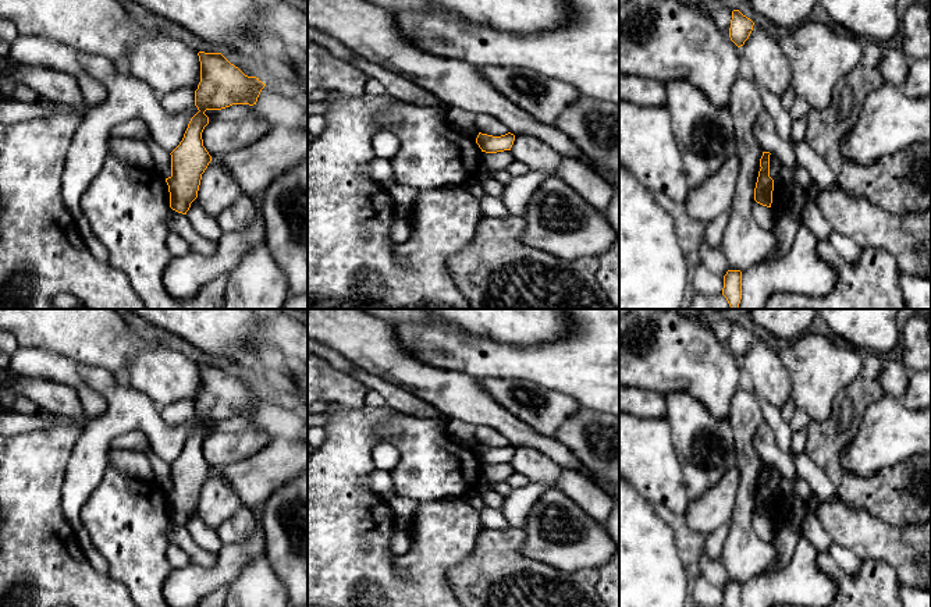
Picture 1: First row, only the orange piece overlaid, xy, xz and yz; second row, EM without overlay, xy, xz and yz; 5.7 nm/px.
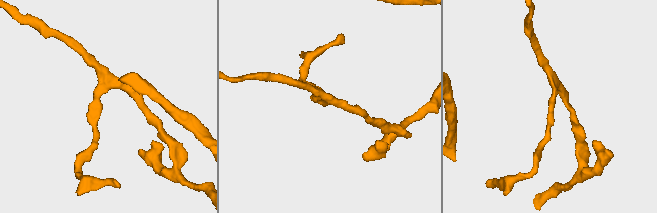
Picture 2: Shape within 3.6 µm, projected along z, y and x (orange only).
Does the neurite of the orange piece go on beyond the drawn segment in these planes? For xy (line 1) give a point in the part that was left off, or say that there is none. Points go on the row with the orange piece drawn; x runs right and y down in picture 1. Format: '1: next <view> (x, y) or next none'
1: next none

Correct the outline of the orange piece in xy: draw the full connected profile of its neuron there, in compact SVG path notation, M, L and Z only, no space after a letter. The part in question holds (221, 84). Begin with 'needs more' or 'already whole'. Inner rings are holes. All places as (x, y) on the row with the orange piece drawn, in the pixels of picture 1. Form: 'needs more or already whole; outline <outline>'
already whole; outline M199 52L200 82L195 90L198 113L191 118L180 145L171 155L171 175L166 178L170 207L186 214L198 198L202 174L212 161L203 146L202 132L209 124L206 110L221 110L232 104L253 106L266 86L259 78L245 75L221 53Z

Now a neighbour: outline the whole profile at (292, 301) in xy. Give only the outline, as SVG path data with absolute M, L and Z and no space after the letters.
M308 294L288 295L283 309L308 309Z

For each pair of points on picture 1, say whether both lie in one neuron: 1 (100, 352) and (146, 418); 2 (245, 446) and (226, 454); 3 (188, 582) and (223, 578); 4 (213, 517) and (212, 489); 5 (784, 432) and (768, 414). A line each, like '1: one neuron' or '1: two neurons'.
1: two neurons
2: one neuron
3: one neuron
4: one neuron
5: one neuron

